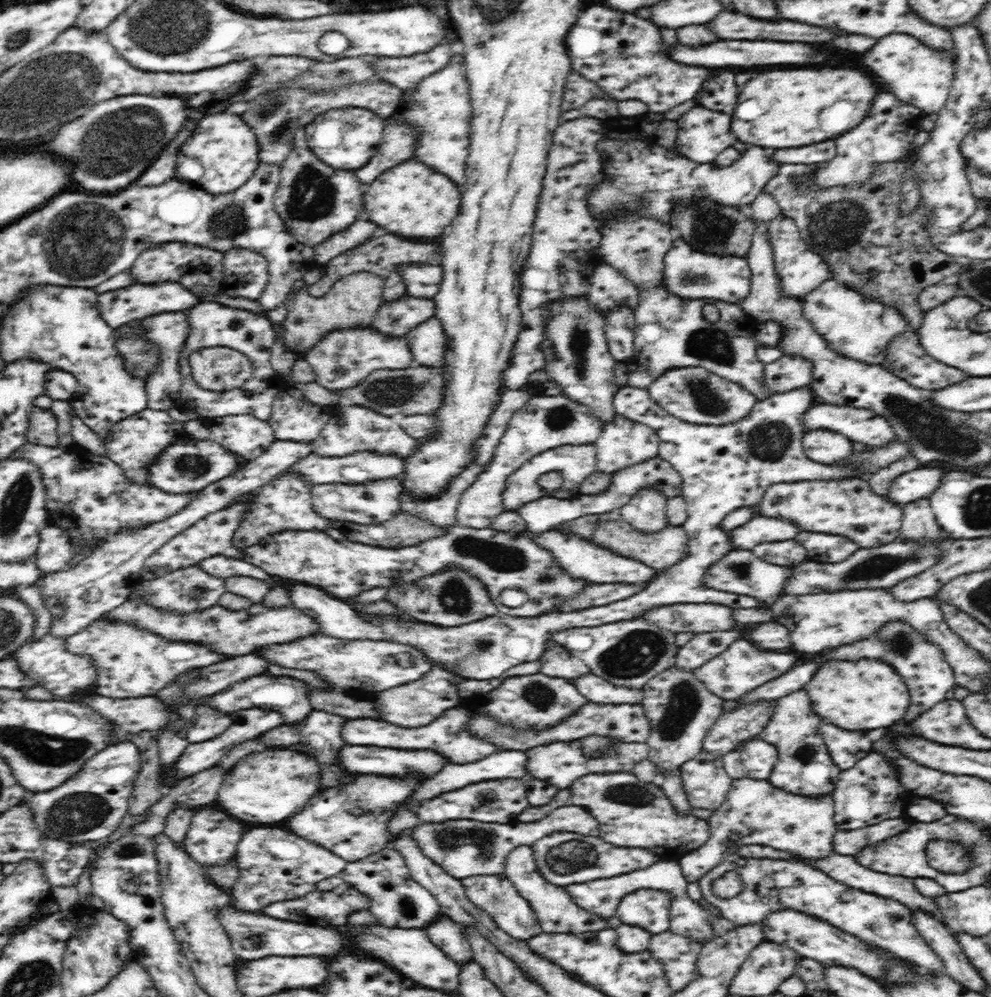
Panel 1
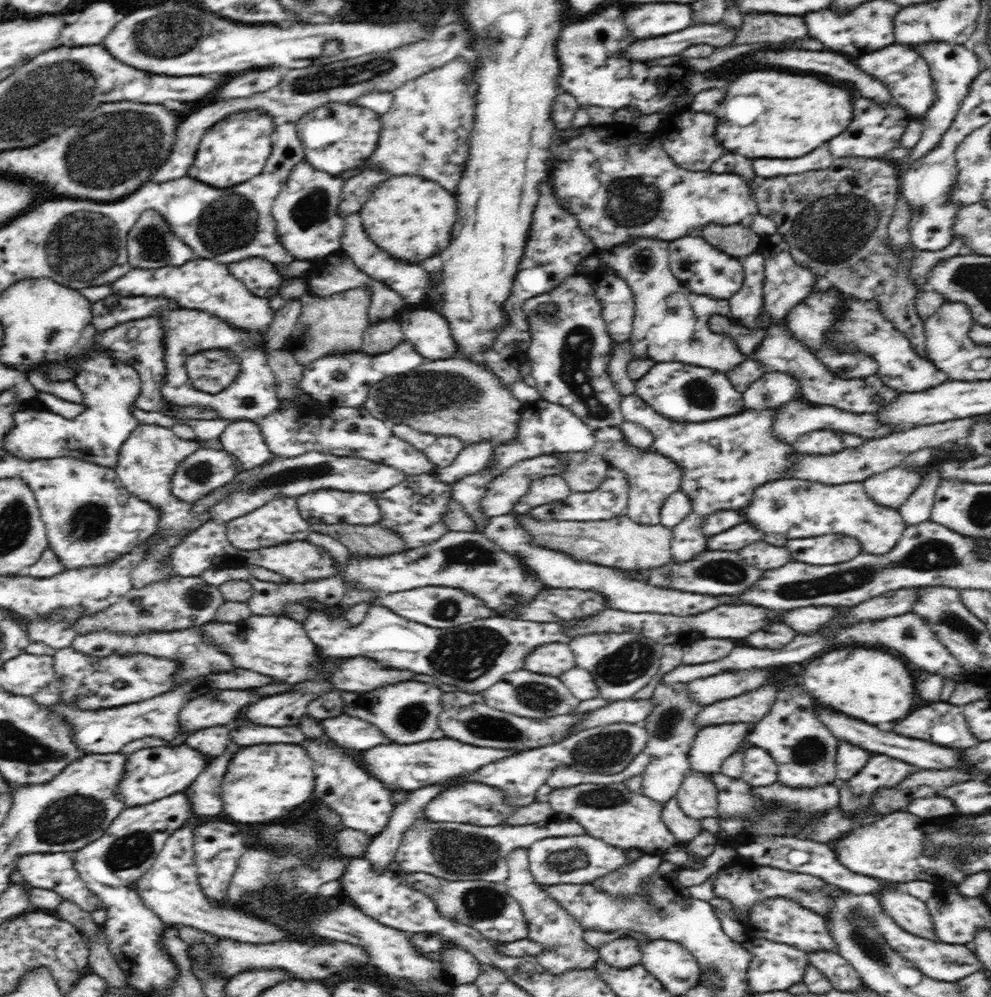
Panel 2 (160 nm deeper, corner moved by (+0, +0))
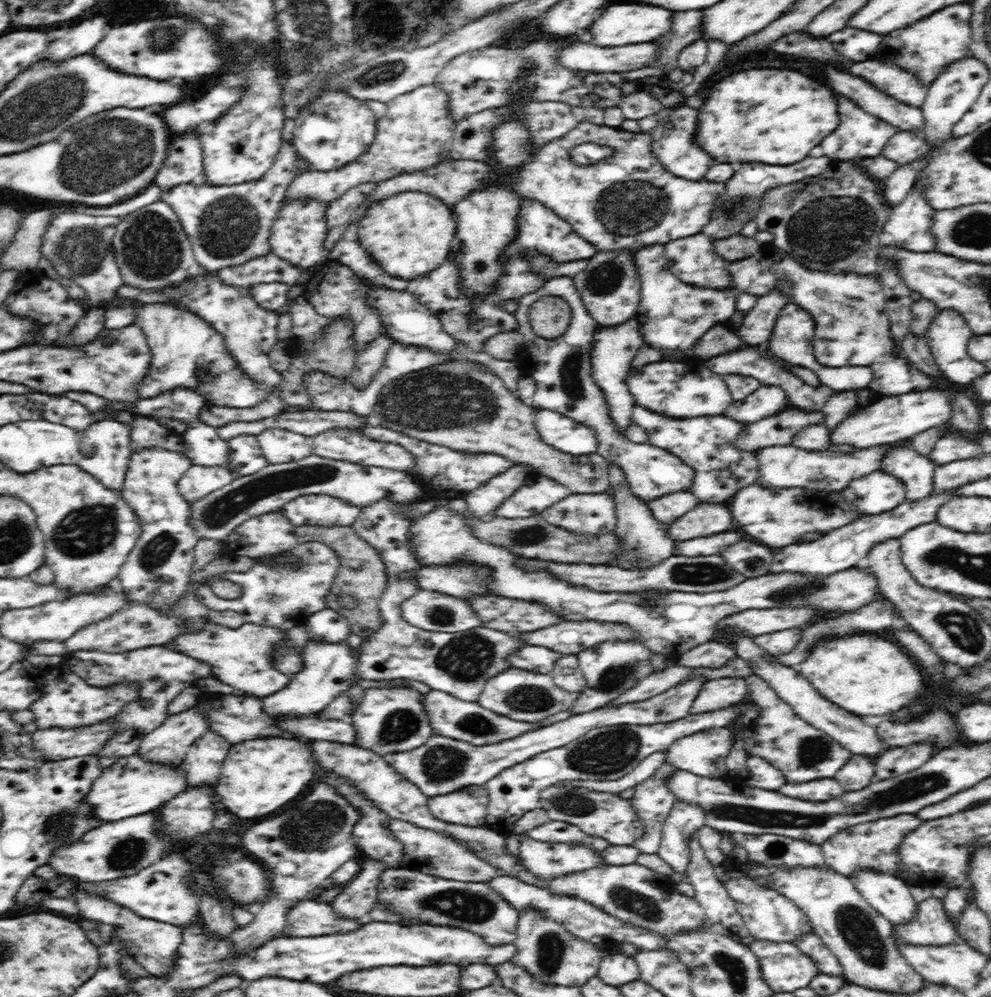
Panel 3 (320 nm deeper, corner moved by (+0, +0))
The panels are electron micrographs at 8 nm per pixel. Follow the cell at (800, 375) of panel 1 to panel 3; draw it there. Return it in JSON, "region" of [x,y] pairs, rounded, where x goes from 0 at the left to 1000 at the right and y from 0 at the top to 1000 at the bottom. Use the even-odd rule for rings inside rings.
{"region":[[[767,387],[748,402],[741,402],[732,417],[751,425],[776,419],[795,407],[792,391],[787,387]]]}

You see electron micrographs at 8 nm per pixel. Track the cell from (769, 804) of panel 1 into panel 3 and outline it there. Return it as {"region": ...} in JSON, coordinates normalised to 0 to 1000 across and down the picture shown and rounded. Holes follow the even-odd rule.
{"region":[[[817,782],[813,786],[790,786],[785,795],[817,804],[834,804],[852,796],[852,792],[844,782]]]}

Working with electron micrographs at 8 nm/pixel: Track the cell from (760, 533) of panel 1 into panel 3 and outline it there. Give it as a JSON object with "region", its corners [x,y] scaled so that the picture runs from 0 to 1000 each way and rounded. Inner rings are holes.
{"region":[[[730,534],[712,539],[699,540],[698,542],[681,543],[679,556],[682,558],[714,558],[723,557],[731,549],[752,542],[749,536],[743,534]]]}

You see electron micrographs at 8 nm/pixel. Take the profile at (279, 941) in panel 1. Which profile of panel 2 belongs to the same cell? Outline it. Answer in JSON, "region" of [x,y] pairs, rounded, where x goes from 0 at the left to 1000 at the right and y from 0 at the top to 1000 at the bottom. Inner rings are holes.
{"region":[[[183,829],[168,843],[155,867],[136,885],[135,890],[145,909],[153,913],[170,929],[174,927],[192,929],[216,937],[222,942],[254,947],[272,947],[293,941],[285,931],[276,929],[271,924],[240,913],[240,910],[213,906],[208,902],[201,886],[192,830]]]}

